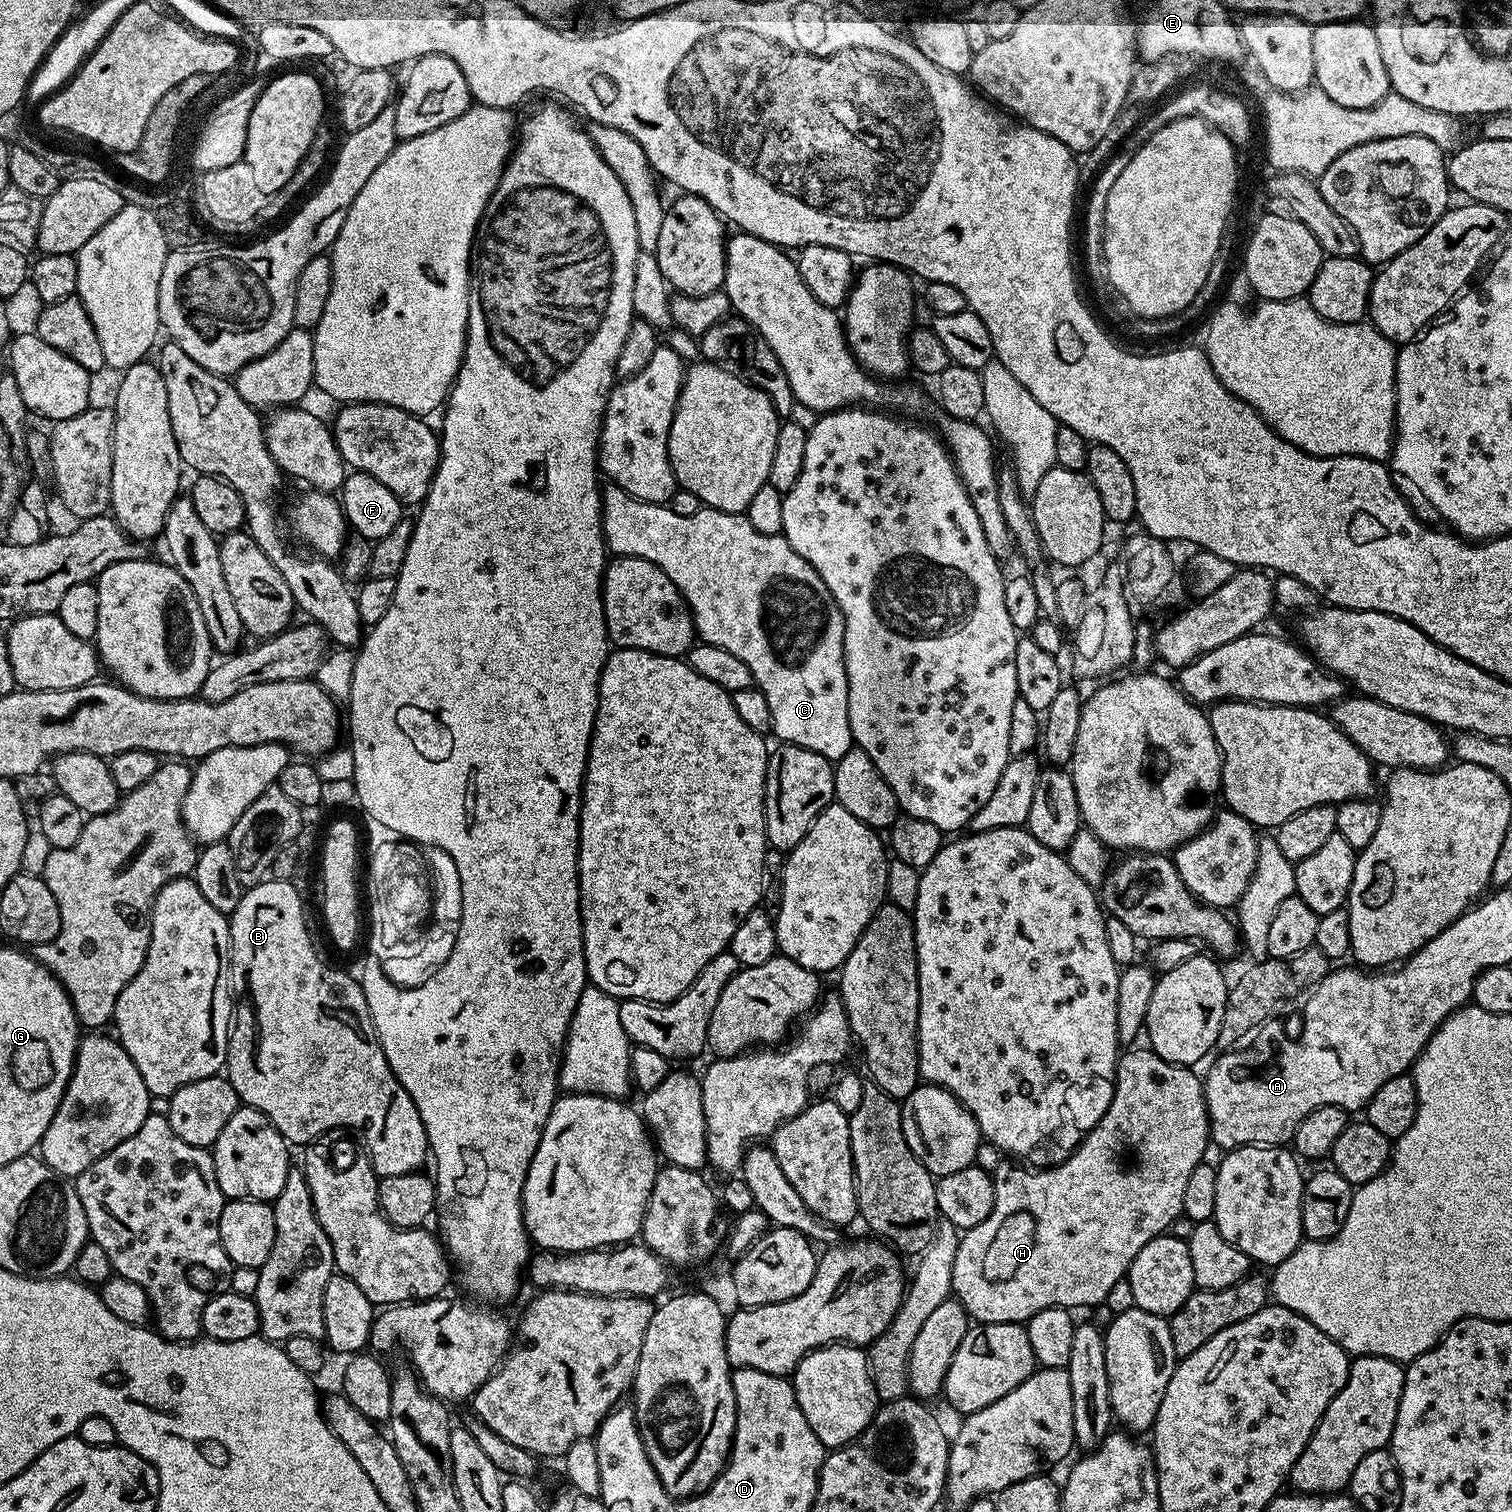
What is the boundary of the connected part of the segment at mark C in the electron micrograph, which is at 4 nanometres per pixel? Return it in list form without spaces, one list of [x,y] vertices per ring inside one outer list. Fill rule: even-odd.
[[[611,482],[603,485],[600,501],[602,502],[602,530],[607,551],[613,557],[633,556],[642,558],[646,562],[654,562],[654,566],[658,566],[658,570],[662,570],[662,574],[666,574],[666,578],[670,578],[670,582],[674,582],[674,586],[678,586],[682,598],[688,604],[688,609],[692,611],[692,621],[696,627],[697,637],[705,644],[722,646],[722,650],[734,654],[734,658],[738,658],[738,662],[742,662],[746,666],[746,670],[750,670],[753,685],[760,688],[762,694],[766,694],[766,702],[770,705],[770,718],[772,719],[771,735],[777,736],[777,741],[802,746],[806,750],[814,750],[814,754],[822,754],[822,758],[833,762],[840,760],[842,754],[846,754],[854,747],[850,718],[848,717],[848,679],[844,665],[842,610],[834,602],[830,590],[826,590],[826,582],[822,582],[822,578],[818,578],[818,574],[796,553],[783,534],[778,536],[758,534],[758,530],[754,530],[754,526],[750,526],[747,515],[719,512],[716,508],[707,506],[697,507],[697,512],[683,516],[682,513],[675,512],[672,506],[642,502],[638,498],[626,494],[624,488],[619,488],[618,485]]]

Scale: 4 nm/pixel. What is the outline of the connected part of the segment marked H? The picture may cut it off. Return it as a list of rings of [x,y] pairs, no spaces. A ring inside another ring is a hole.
[[[1129,1047],[1128,1052],[1116,1061],[1116,1085],[1110,1106],[1106,1114],[1088,1131],[1088,1135],[1081,1140],[1072,1155],[1064,1159],[1061,1164],[1054,1164],[1039,1170],[1029,1170],[1027,1167],[1015,1168],[1012,1164],[1000,1164],[994,1171],[994,1206],[990,1214],[978,1226],[967,1229],[961,1235],[958,1246],[958,1258],[954,1258],[954,1274],[952,1275],[951,1295],[959,1300],[960,1305],[967,1310],[973,1321],[981,1324],[1024,1324],[1031,1316],[1038,1314],[1038,1310],[1047,1308],[1088,1308],[1105,1303],[1107,1296],[1116,1288],[1116,1283],[1123,1281],[1128,1274],[1128,1267],[1134,1262],[1138,1250],[1146,1246],[1156,1236],[1163,1236],[1176,1219],[1181,1219],[1184,1207],[1182,1197],[1186,1191],[1186,1181],[1194,1166],[1198,1166],[1205,1159],[1204,1151],[1210,1148],[1210,1129],[1208,1126],[1208,1107],[1204,1101],[1204,1086],[1201,1077],[1195,1076],[1191,1067],[1182,1064],[1166,1062],[1152,1051],[1151,1047]]]

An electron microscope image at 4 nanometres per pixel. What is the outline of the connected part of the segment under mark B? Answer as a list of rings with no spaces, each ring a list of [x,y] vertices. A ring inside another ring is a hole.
[[[265,878],[261,884],[255,884],[253,888],[247,889],[241,895],[236,909],[230,913],[230,976],[233,981],[245,980],[248,983],[248,989],[241,996],[239,993],[234,1000],[234,1023],[230,1029],[226,1079],[234,1086],[241,1105],[266,1114],[266,1118],[283,1134],[289,1145],[300,1144],[299,1146],[304,1146],[333,1130],[353,1128],[354,1131],[364,1135],[365,1145],[363,1144],[363,1147],[372,1160],[372,1169],[376,1171],[377,1177],[419,1172],[425,1167],[424,1160],[426,1164],[429,1159],[430,1149],[424,1123],[418,1114],[418,1106],[414,1106],[410,1094],[406,1094],[406,1090],[398,1082],[398,1078],[392,1073],[386,1062],[386,1054],[382,1050],[380,1040],[372,1025],[370,1010],[366,1006],[364,992],[360,989],[360,981],[348,976],[343,967],[341,969],[331,968],[316,953],[316,948],[312,945],[312,936],[308,933],[308,920],[304,917],[304,903],[305,901],[300,897],[298,891],[291,886],[290,880]]]

